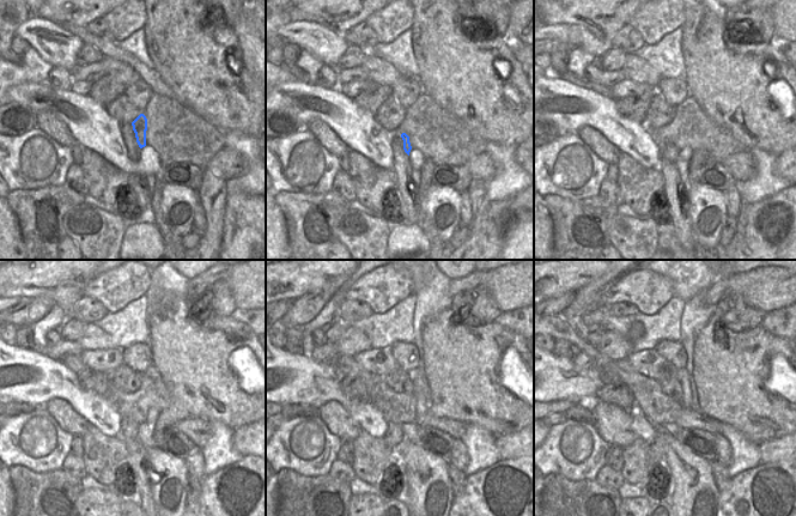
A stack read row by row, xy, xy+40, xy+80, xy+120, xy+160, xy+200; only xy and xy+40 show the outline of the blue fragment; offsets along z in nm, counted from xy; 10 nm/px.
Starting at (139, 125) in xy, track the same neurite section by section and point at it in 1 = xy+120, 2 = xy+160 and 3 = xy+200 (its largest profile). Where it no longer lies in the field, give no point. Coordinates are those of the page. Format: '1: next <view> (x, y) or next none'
1: next xy+120 (128, 432)
2: next xy+160 (394, 435)
3: next xy+200 (657, 449)

